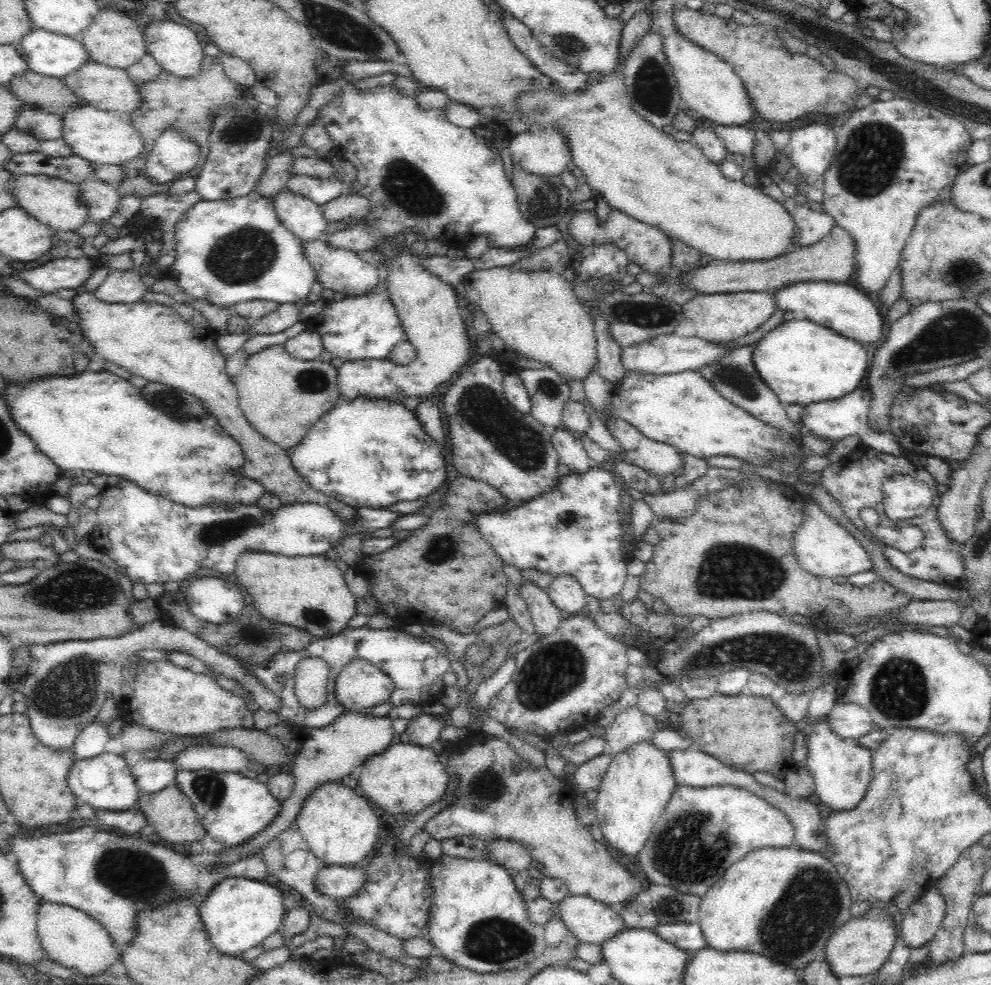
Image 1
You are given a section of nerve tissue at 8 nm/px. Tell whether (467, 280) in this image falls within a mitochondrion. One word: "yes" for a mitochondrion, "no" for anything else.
no

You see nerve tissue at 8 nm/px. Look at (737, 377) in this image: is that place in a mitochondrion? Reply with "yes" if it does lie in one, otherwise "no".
yes

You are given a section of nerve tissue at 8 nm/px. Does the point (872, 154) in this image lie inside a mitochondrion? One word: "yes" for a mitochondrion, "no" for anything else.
yes

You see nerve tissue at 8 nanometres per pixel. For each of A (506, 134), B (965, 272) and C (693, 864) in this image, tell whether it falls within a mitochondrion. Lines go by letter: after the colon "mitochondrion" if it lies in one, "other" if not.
A: other
B: mitochondrion
C: mitochondrion

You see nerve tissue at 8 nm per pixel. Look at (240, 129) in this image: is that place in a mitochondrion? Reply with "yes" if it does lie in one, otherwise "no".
yes

